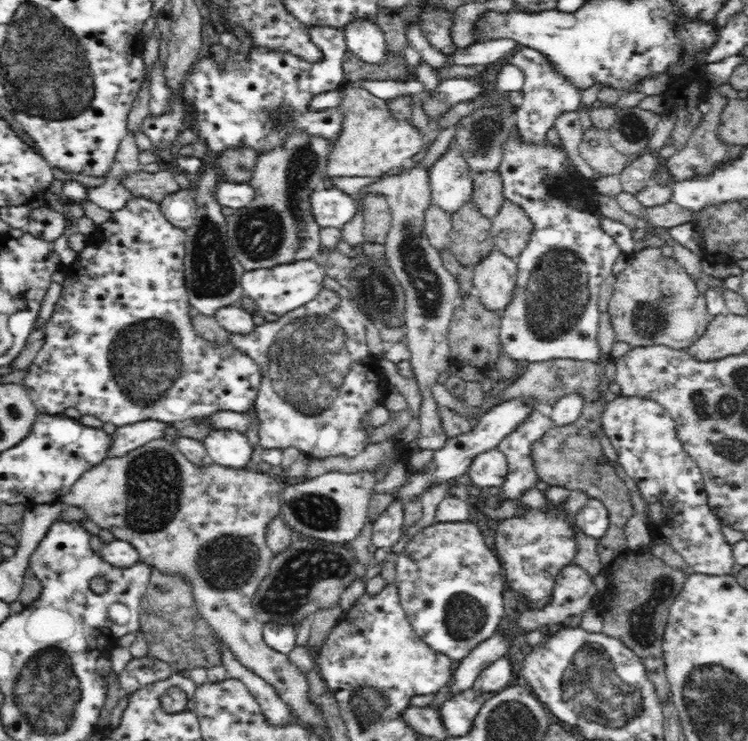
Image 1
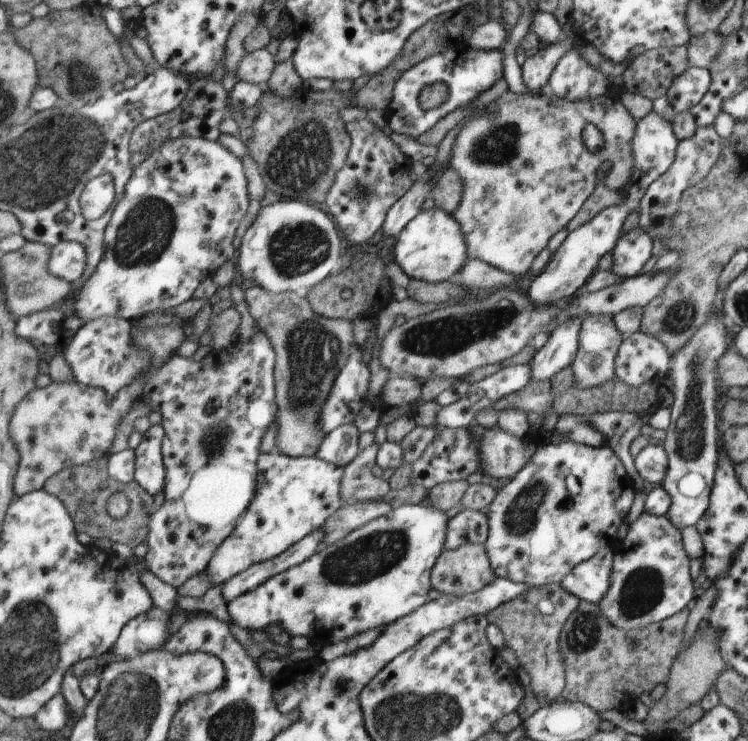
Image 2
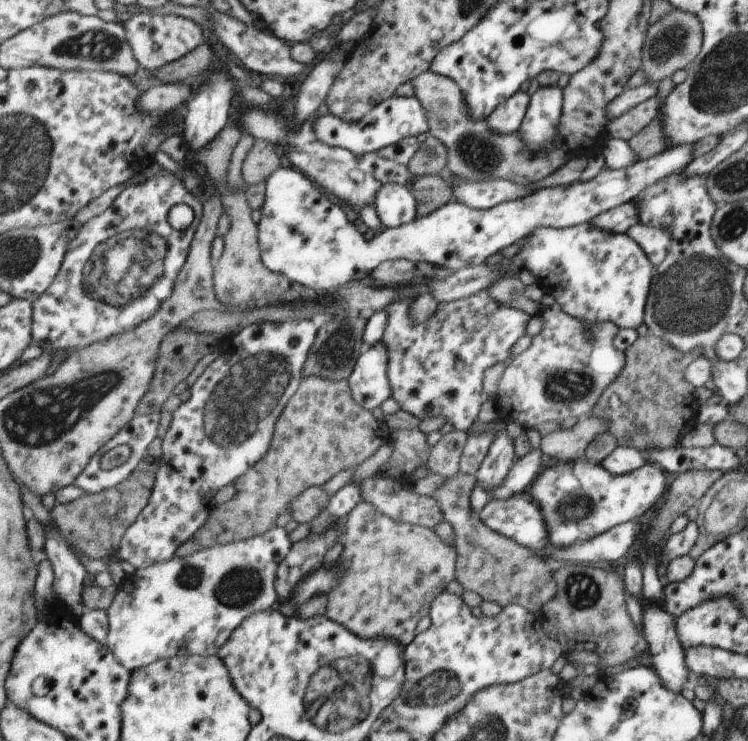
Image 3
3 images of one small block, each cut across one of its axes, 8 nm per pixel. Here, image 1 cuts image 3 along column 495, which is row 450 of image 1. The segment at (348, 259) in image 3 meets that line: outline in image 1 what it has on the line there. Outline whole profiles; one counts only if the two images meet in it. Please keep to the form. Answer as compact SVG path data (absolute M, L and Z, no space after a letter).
M230 429L210 431L203 439L208 455L216 464L230 468L251 465L253 448L244 433Z

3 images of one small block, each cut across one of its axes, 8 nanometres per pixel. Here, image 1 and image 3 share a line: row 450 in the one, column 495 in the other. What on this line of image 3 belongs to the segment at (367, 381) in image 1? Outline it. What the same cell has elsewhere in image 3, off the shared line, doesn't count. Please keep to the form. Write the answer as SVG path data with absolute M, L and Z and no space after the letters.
M487 290L465 299L439 304L431 318L419 325L412 324L408 315L408 308L416 299L396 301L387 308L389 319L383 342L390 348L388 378L393 390L391 398L399 404L400 409L418 416L421 421L432 416L446 416L447 422L451 422L454 428L468 433L481 411L484 370L496 362L504 361L504 358L510 358L512 346L520 336L526 334L530 320L526 312L514 308L508 310L502 306Z

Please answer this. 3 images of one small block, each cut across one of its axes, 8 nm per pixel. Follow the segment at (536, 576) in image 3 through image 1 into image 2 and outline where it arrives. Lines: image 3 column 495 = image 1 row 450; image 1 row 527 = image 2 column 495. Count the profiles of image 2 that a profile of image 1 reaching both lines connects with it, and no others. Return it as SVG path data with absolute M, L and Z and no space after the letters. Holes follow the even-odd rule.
M551 584L543 588L530 587L518 598L502 604L485 616L490 624L496 624L503 632L508 647L518 652L517 660L530 675L530 686L540 707L562 699L566 677L558 638L567 618L579 604L577 596L566 592L560 585ZM542 597L548 598L554 606L554 612L546 617L541 616L537 610L537 601Z

